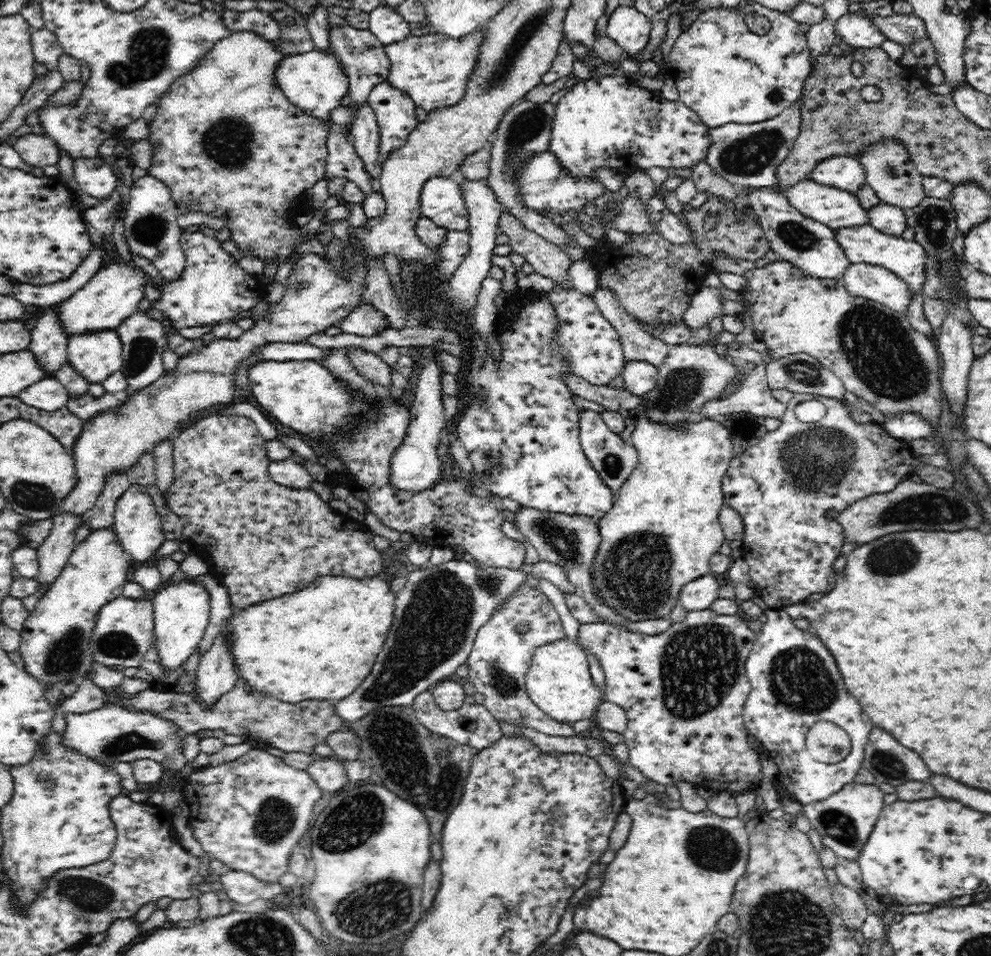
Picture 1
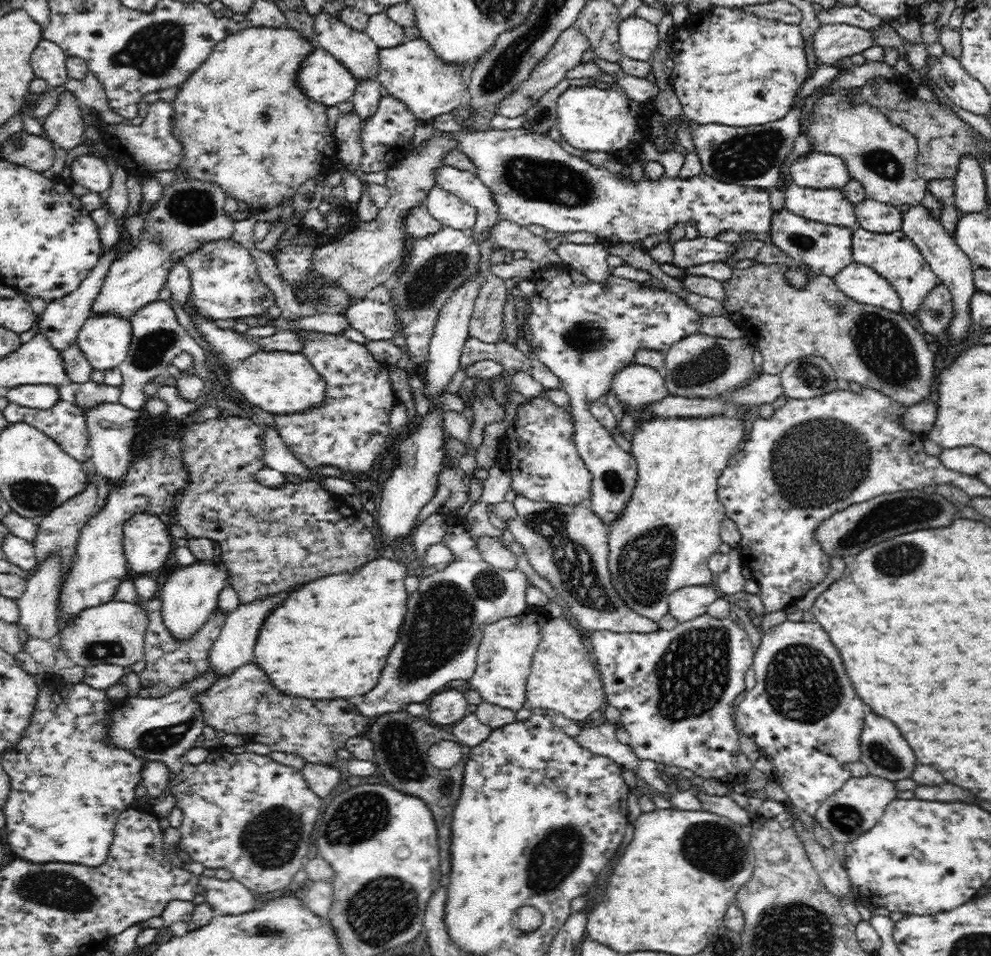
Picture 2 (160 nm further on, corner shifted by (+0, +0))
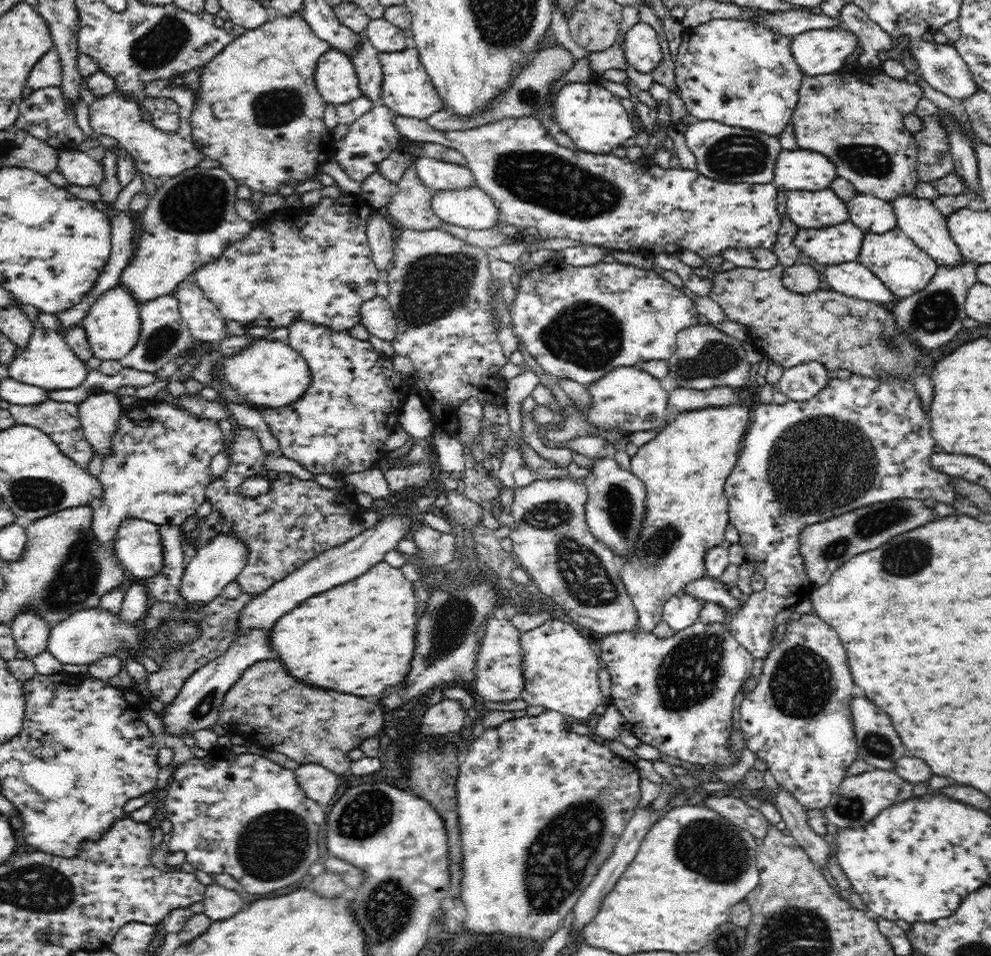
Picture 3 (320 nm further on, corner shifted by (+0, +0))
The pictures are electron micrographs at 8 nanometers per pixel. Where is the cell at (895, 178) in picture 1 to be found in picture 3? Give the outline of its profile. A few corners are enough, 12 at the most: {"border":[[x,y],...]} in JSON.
{"border":[[877,68],[804,76],[800,149],[858,193],[919,181],[904,127],[925,97]]}

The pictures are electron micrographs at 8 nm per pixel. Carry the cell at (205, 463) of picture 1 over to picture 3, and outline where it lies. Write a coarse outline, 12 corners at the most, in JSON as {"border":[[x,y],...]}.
{"border":[[238,428],[206,496],[246,543],[236,582],[256,596],[365,530],[353,492],[265,474]]}

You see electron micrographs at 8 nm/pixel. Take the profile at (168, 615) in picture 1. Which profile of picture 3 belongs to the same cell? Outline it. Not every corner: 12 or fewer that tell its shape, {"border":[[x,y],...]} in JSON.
{"border":[[218,532],[186,562],[179,595],[212,602],[238,579],[246,543]]}

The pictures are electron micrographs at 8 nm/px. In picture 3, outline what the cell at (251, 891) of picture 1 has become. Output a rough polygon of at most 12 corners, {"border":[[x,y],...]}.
{"border":[[206,886],[203,913],[222,921],[246,905],[240,893]]}

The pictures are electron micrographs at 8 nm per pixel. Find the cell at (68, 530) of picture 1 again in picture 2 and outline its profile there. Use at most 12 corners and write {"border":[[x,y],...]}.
{"border":[[60,554],[38,563],[16,599],[29,638],[58,634]]}

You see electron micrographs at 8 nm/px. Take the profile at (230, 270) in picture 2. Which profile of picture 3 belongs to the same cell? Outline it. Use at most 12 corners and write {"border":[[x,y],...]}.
{"border":[[362,198],[285,207],[195,270],[226,320],[348,333],[380,276]]}

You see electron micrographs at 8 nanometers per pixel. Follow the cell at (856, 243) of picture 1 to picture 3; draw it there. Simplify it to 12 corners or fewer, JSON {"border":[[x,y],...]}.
{"border":[[898,227],[865,234],[858,256],[890,292],[926,288],[936,261]]}

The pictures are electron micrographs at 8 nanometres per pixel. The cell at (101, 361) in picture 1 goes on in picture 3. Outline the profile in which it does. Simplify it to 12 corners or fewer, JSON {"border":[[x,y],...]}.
{"border":[[116,285],[81,322],[93,356],[124,358],[142,336],[140,304]]}

